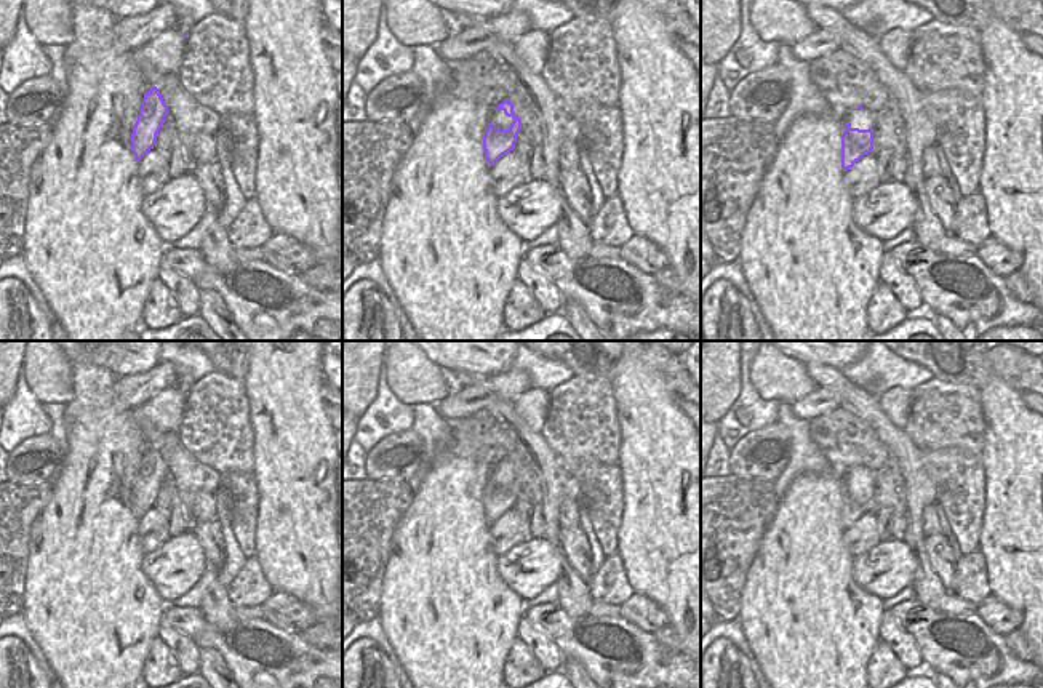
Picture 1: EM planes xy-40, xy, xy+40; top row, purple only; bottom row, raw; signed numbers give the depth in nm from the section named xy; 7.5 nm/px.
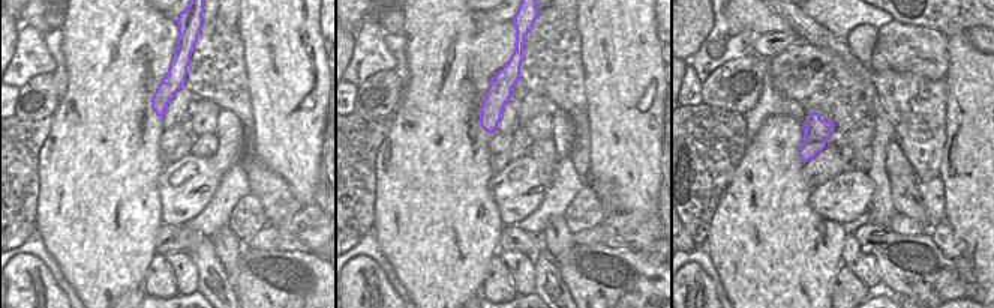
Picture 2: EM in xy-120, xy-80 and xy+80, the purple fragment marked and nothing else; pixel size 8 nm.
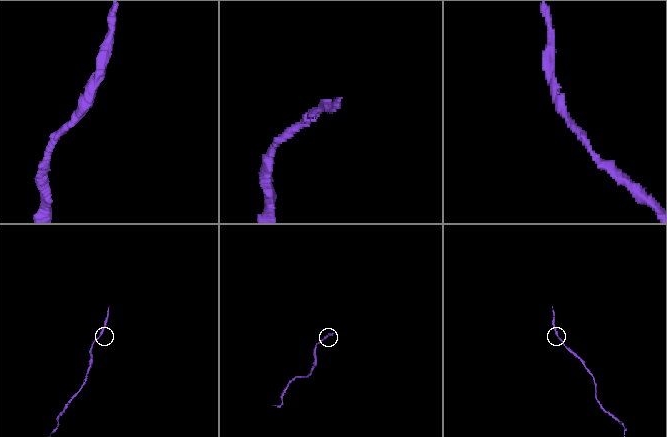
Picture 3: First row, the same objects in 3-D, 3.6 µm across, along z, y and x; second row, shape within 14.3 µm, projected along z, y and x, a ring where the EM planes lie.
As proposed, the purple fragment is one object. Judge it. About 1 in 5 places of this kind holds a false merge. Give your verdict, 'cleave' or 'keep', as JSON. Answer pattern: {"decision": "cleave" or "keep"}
{"decision": "keep"}

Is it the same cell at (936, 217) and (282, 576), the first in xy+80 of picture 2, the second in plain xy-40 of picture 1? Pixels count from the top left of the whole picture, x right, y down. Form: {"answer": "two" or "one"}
{"answer": "two"}

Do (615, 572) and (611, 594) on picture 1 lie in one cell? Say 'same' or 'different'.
same

